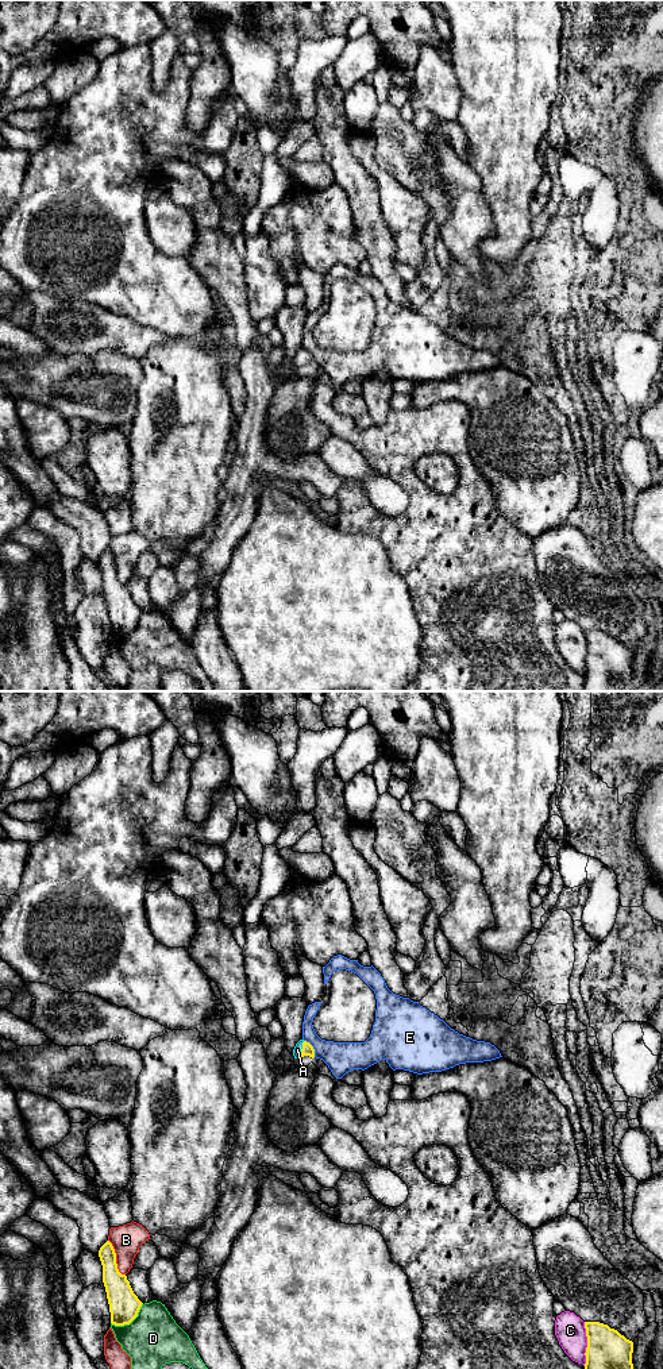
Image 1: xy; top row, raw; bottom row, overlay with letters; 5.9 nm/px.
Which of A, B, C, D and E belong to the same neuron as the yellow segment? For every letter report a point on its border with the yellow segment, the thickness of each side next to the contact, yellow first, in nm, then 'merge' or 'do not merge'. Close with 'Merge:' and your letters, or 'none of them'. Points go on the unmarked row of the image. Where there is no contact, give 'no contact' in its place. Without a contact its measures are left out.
A: xy (301, 358) | 70/50 nm | merge
B: xy (115, 567) | 160/180 nm | do not merge
C: xy (588, 652) | 280/180 nm | do not merge
D: xy (130, 631) | 180/320 nm | do not merge
E: xy (312, 357) | 70/190 nm | do not merge
Merge: A

